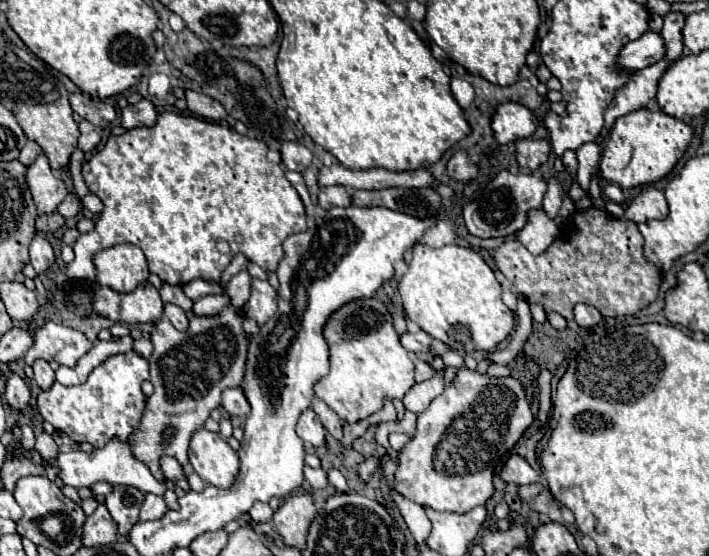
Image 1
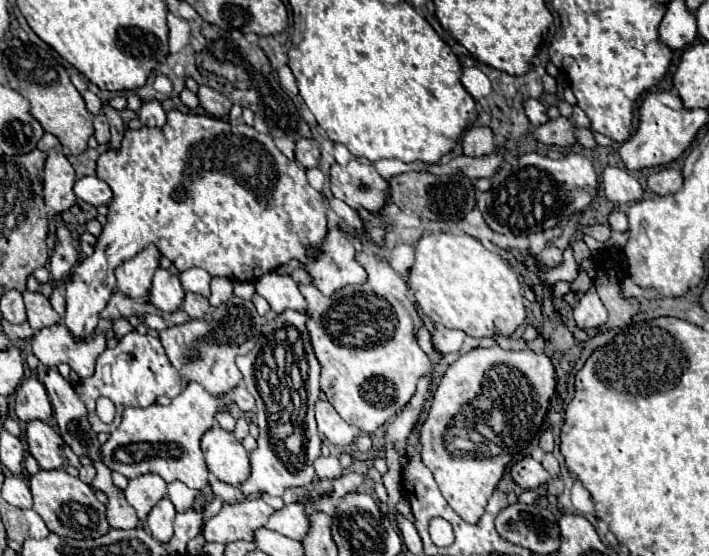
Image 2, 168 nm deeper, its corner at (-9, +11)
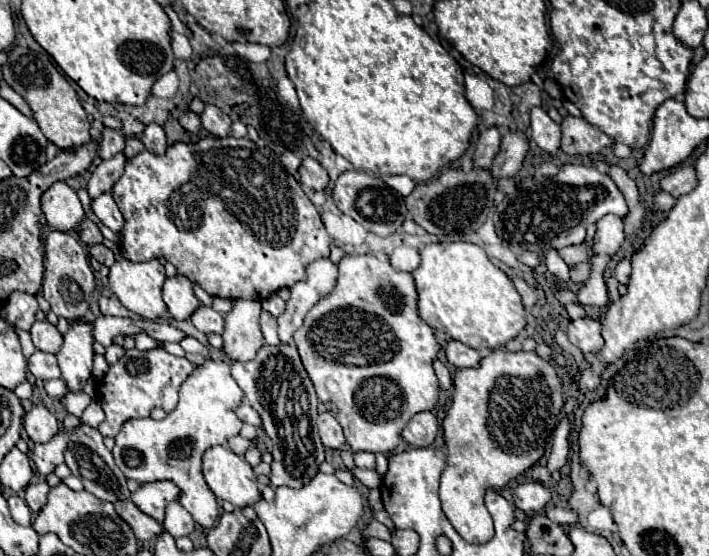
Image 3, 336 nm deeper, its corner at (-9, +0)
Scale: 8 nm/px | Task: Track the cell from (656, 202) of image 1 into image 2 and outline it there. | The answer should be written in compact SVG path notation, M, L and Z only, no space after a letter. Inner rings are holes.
M664 167L652 172L647 178L647 184L655 194L667 196L667 194L677 192L683 186L683 174L681 174L681 170Z

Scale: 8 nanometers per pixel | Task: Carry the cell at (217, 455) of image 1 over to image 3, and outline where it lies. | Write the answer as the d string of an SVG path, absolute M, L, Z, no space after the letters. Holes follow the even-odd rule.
M217 445L203 455L203 475L211 491L233 507L253 505L261 499L251 465L227 445Z

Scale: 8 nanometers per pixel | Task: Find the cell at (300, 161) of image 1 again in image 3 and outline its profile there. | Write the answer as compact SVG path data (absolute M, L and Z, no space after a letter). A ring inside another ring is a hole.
M305 157L301 167L299 167L299 175L301 175L301 185L309 187L309 189L325 189L329 183L329 175L327 171L321 167L319 161Z

